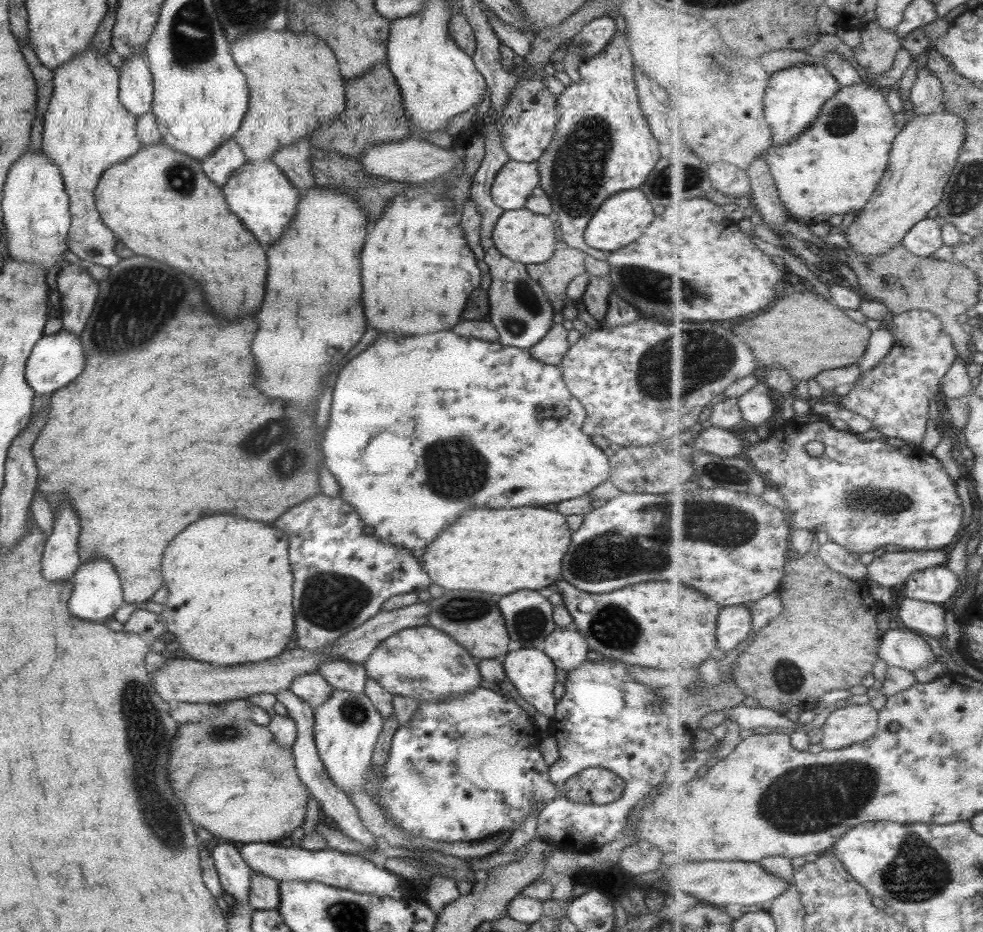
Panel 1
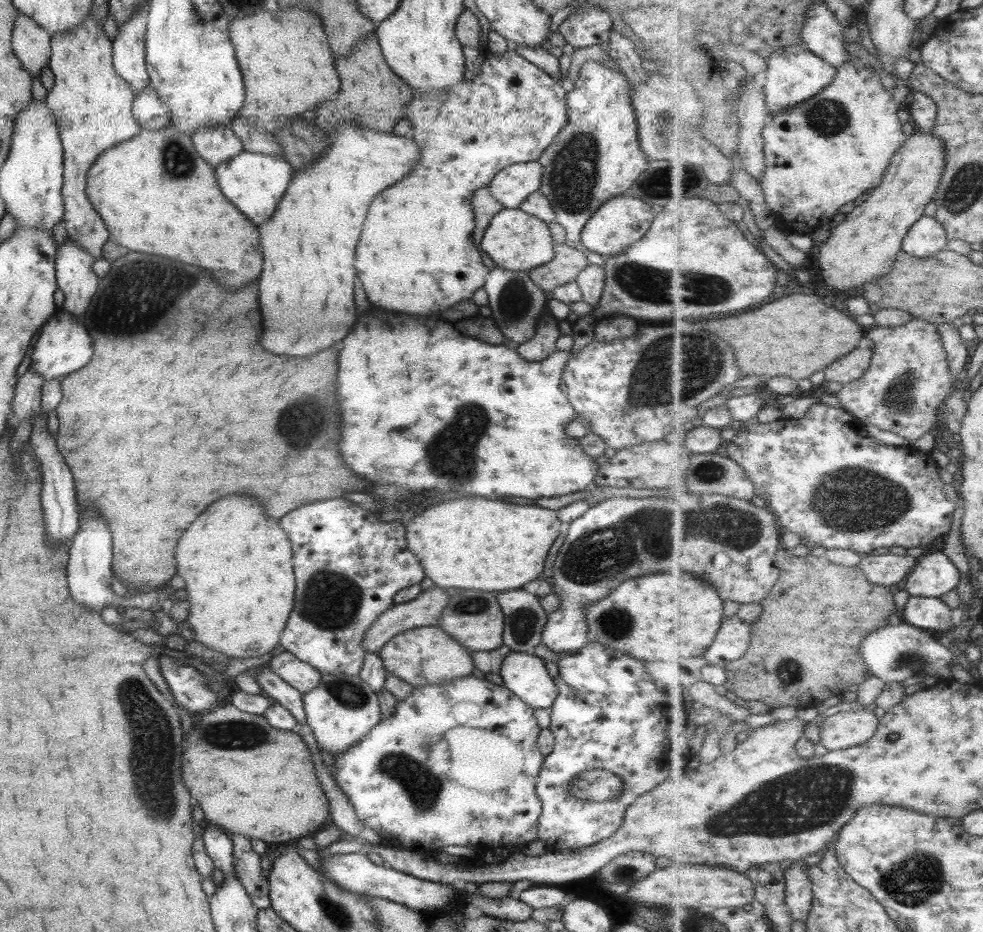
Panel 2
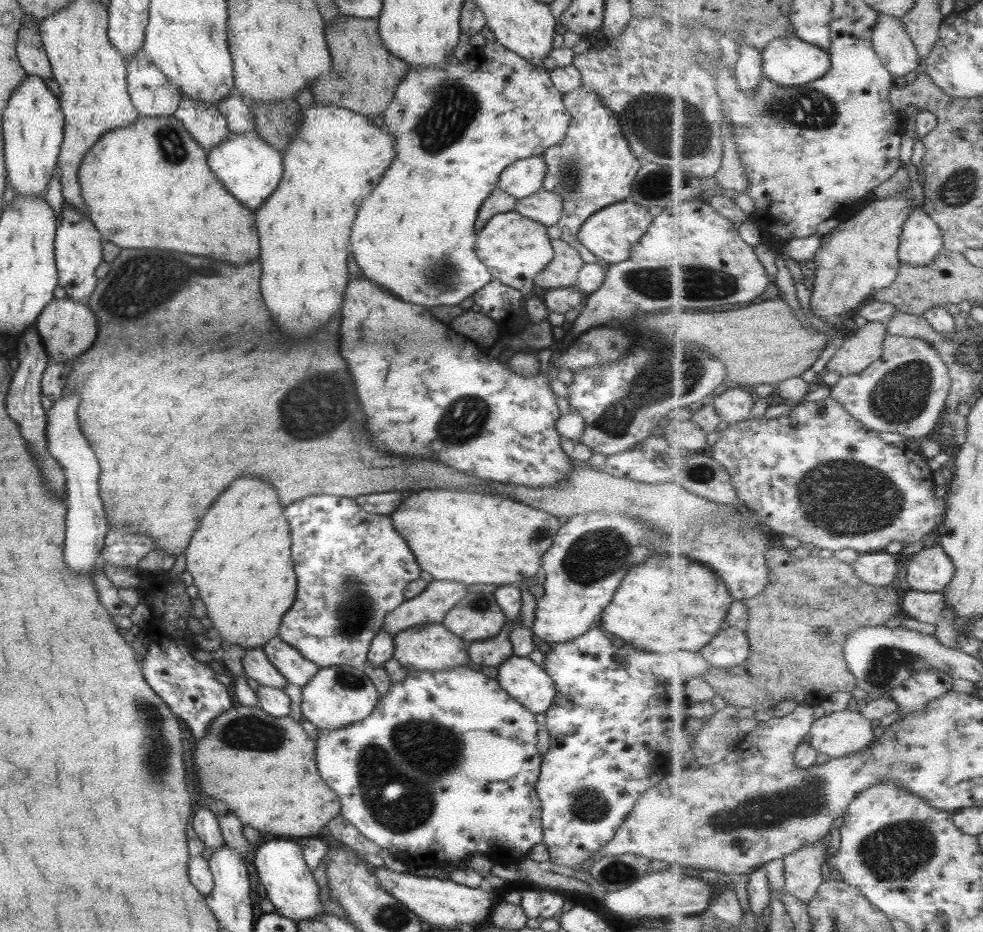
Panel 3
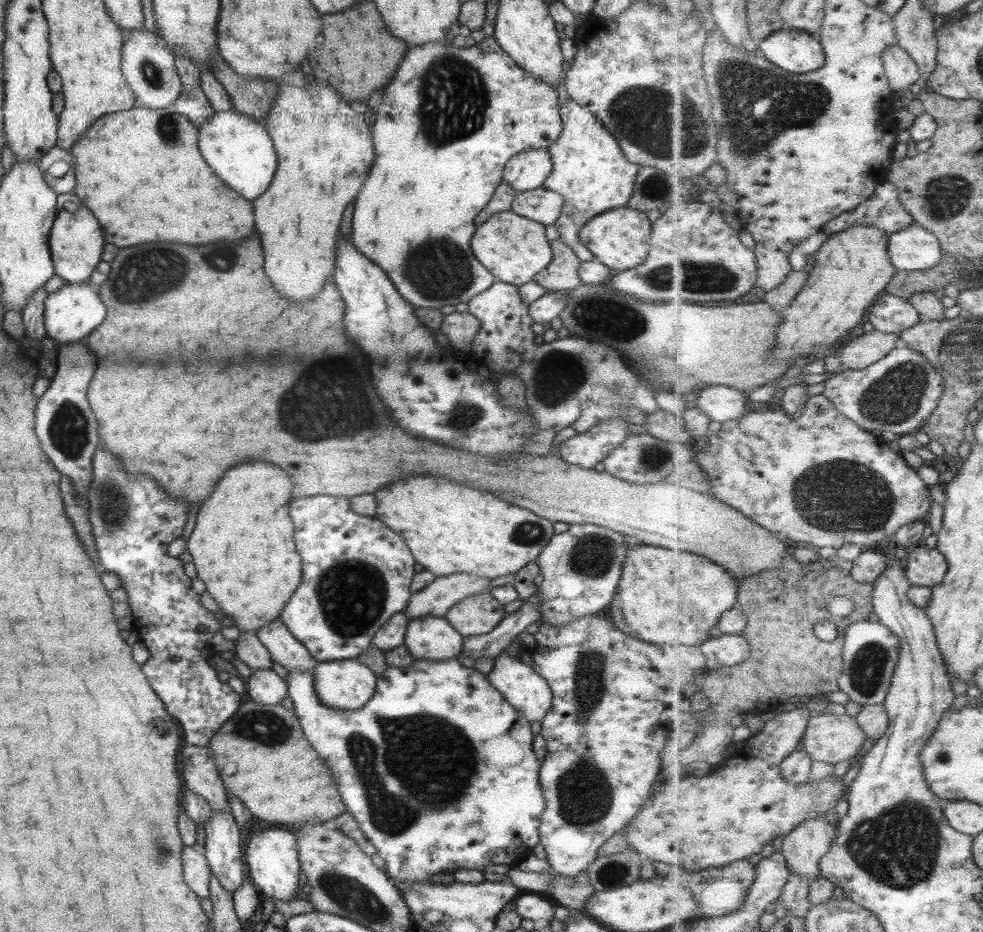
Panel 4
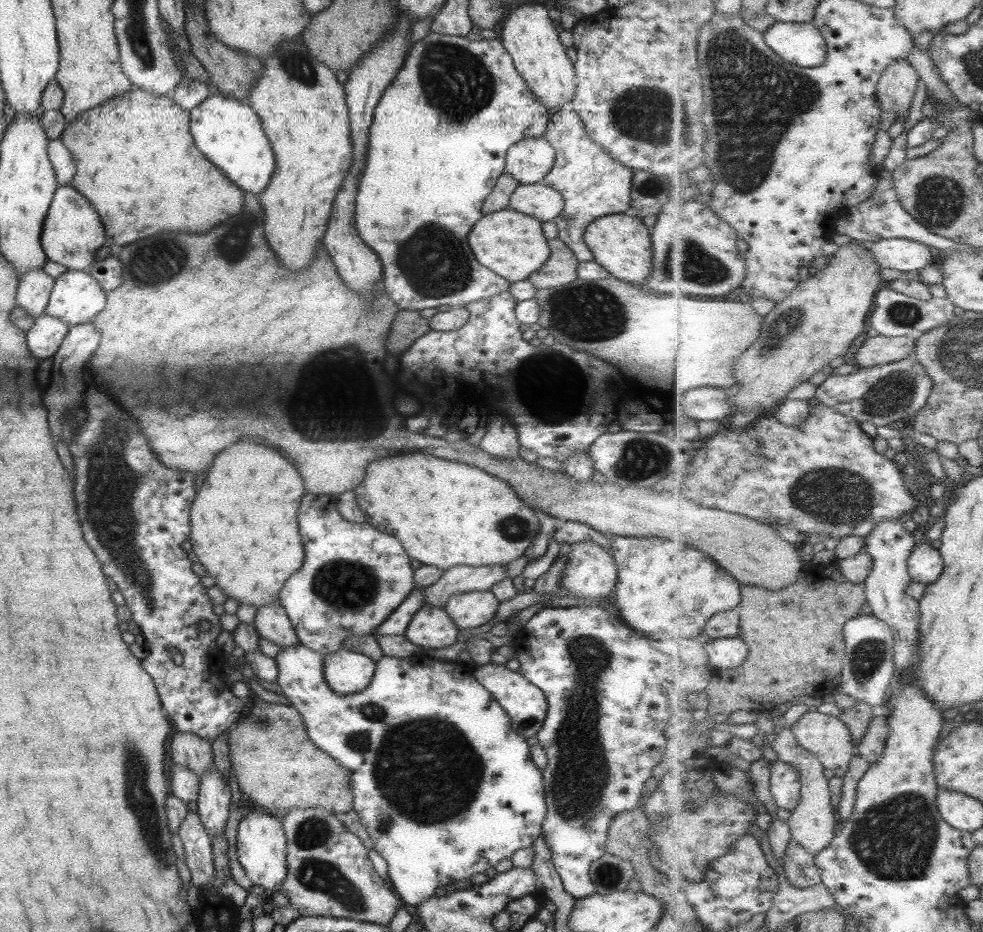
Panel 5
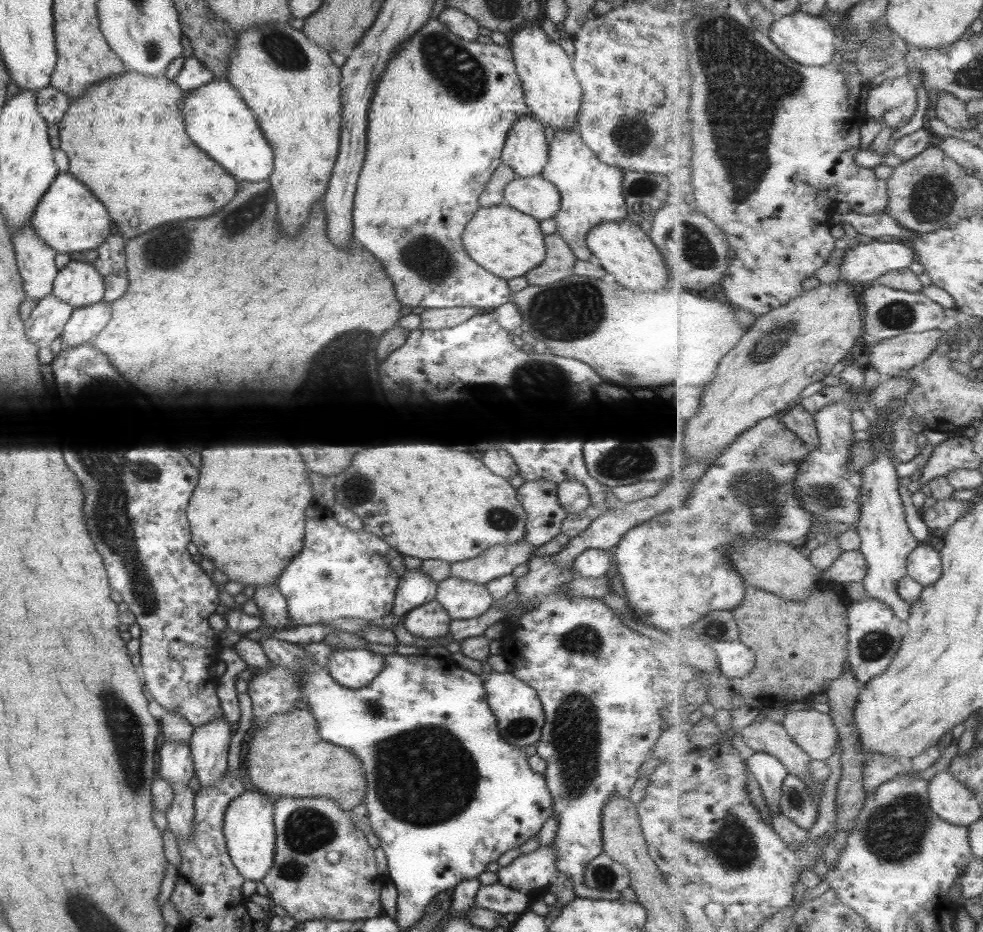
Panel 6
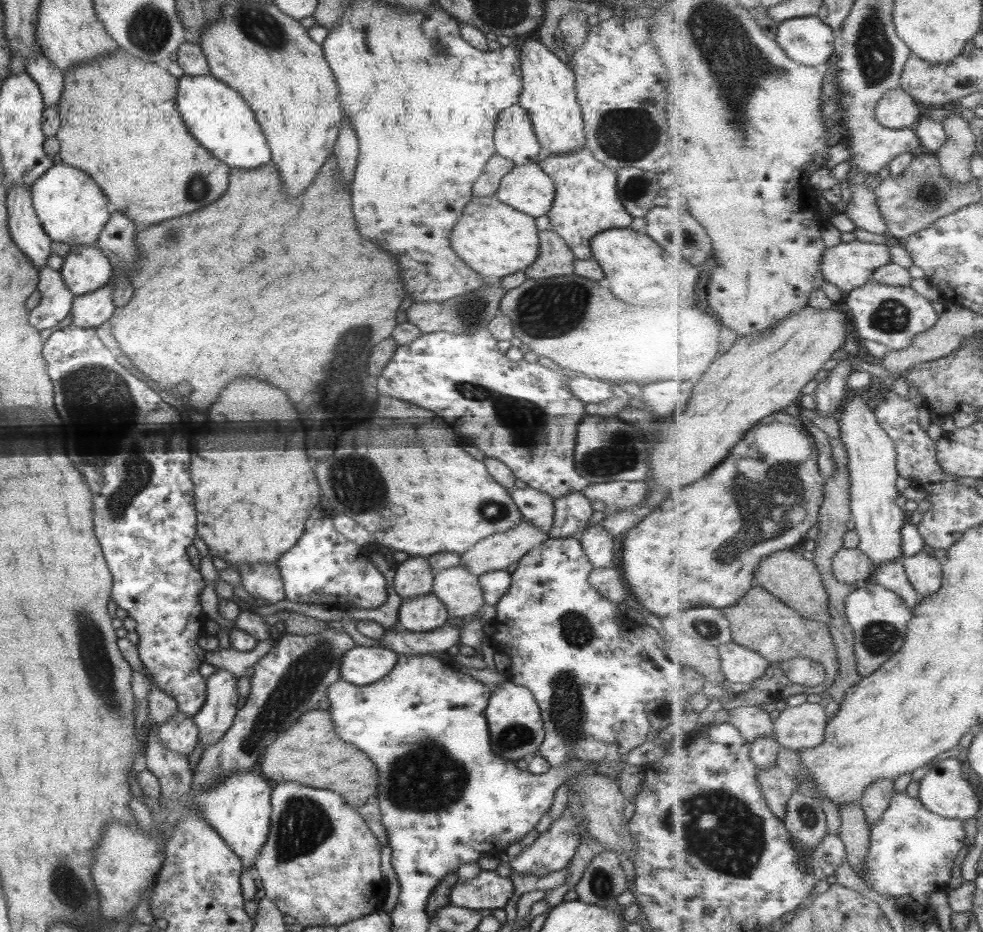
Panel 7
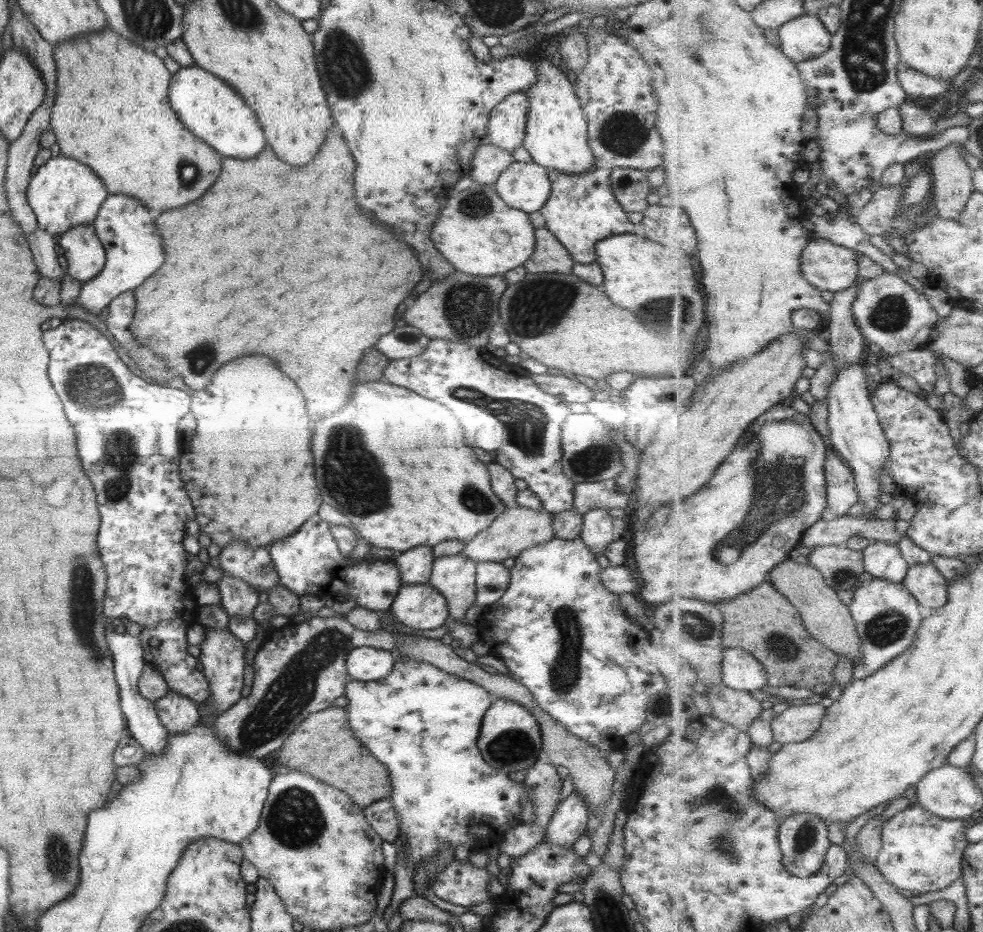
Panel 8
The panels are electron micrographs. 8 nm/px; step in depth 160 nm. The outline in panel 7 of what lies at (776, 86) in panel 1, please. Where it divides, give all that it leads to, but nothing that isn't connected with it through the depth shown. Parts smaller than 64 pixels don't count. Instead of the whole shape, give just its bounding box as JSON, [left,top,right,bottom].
[778,17,838,68]

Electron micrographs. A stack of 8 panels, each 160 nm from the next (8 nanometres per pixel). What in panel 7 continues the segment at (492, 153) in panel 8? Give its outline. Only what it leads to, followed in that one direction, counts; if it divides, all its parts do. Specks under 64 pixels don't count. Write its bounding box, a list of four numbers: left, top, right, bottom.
[473,153,514,197]

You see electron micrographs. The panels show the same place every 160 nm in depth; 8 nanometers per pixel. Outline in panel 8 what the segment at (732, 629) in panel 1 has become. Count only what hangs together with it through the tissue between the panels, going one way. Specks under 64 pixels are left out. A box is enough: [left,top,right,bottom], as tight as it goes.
[723,646,768,692]

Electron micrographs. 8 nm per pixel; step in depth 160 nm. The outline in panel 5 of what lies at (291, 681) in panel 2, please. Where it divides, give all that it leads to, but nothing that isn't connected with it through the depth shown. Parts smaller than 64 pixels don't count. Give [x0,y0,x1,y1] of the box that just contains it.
[252,600,299,650]

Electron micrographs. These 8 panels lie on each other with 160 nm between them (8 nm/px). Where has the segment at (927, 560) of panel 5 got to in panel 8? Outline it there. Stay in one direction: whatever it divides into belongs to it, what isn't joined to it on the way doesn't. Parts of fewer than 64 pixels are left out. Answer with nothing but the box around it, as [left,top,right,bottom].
[903,562,949,610]

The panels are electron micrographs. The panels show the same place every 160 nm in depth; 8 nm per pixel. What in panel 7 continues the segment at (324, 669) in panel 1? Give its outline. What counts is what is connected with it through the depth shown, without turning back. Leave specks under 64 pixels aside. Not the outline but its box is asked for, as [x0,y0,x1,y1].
[276,502,387,609]

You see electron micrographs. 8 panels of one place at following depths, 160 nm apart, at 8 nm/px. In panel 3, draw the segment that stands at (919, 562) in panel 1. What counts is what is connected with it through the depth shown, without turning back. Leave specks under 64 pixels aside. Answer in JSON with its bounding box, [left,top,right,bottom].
[852,552,899,587]

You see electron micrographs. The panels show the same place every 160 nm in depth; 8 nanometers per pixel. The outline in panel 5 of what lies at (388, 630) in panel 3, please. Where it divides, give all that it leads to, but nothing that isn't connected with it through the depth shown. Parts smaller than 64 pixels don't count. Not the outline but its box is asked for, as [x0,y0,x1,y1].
[421,565,506,608]

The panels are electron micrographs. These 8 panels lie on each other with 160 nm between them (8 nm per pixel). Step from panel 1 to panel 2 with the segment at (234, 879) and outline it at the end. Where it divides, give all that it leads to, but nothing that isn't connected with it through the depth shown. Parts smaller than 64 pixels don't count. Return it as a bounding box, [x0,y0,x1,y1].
[201,826,234,877]

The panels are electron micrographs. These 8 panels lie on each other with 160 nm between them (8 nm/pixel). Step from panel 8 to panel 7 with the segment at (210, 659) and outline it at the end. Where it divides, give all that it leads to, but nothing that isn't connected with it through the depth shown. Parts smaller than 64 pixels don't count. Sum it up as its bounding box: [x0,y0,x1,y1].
[192,668,237,748]

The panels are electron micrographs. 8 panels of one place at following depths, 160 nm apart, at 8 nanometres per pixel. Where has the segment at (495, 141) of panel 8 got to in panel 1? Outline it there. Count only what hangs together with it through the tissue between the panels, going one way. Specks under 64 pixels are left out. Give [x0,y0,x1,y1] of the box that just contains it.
[490,161,538,211]

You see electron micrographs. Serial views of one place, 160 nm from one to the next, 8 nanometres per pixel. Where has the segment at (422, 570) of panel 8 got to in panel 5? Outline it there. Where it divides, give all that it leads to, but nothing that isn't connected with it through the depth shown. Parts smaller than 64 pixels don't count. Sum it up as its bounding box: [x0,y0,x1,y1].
[375,587,423,635]

